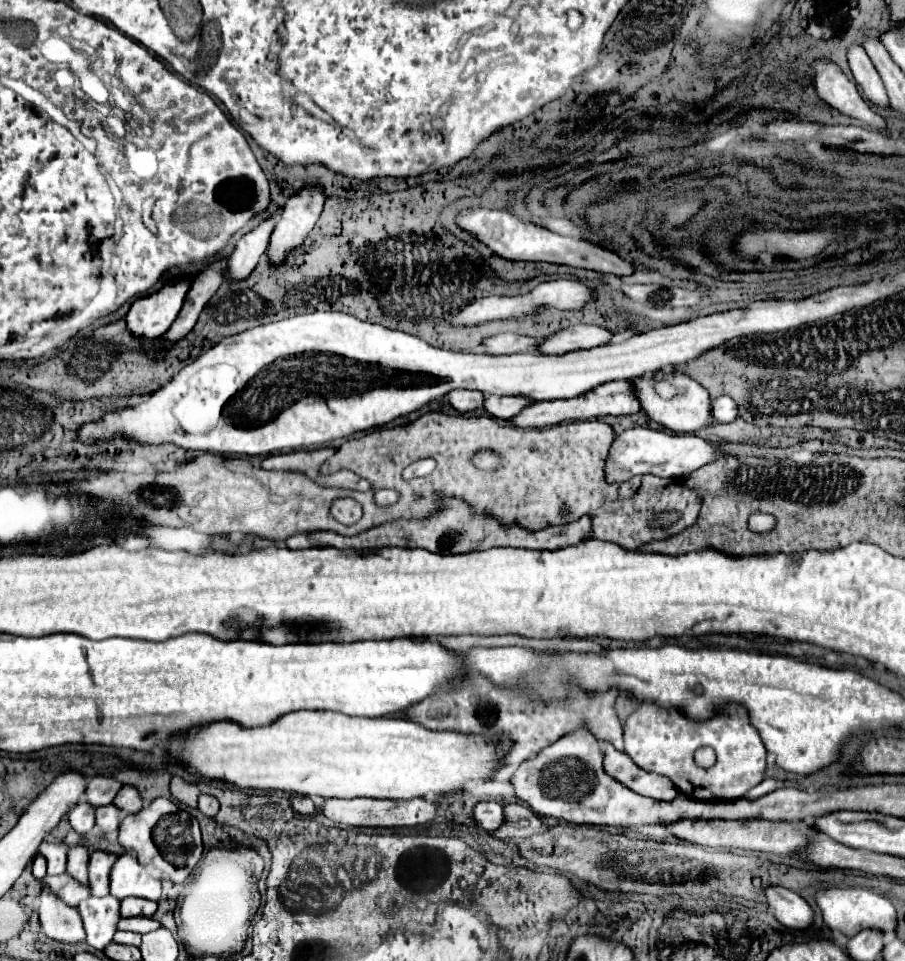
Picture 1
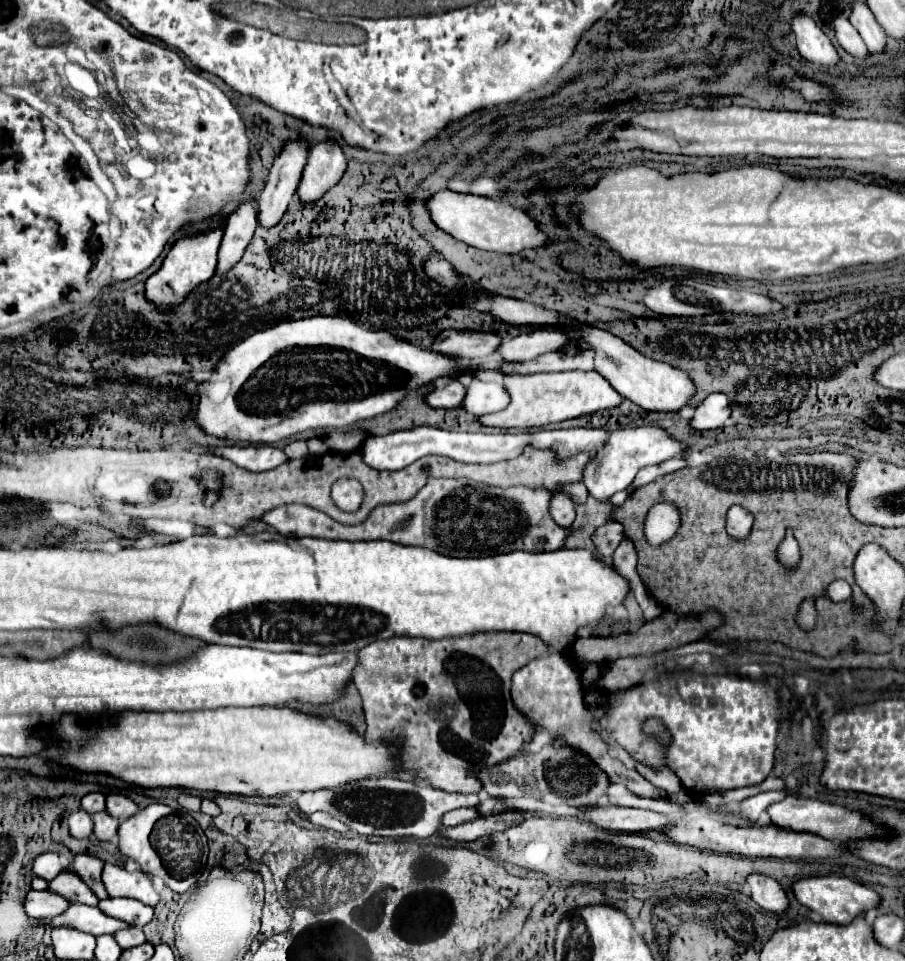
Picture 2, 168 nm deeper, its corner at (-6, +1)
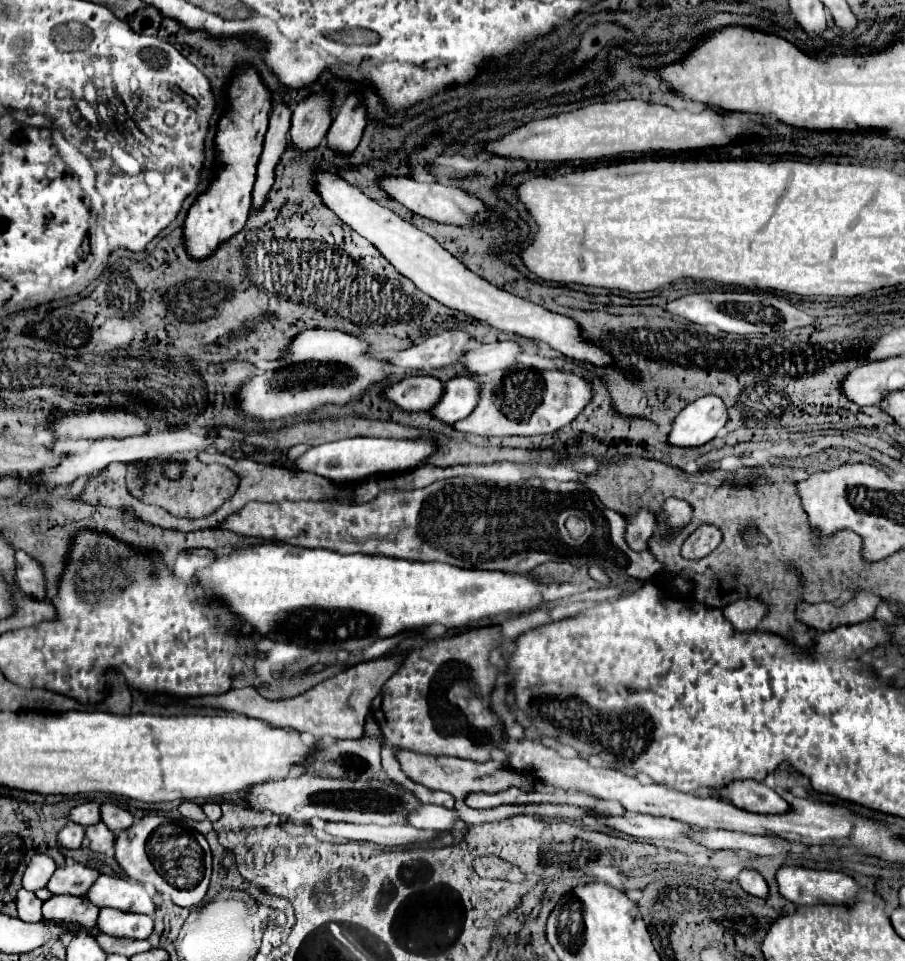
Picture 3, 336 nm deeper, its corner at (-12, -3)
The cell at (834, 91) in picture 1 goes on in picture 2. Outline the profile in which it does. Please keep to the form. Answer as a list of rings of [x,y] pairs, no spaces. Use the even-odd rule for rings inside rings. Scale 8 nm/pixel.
[[[800,12],[792,18],[792,32],[796,34],[798,52],[814,64],[824,68],[832,68],[838,64],[840,56],[832,46],[830,38],[820,30],[820,26],[812,20],[812,16]]]

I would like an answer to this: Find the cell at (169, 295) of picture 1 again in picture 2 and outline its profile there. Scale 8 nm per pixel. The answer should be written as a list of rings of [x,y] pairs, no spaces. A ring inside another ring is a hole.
[[[220,222],[220,226],[216,230],[210,232],[200,232],[200,234],[192,234],[192,236],[184,236],[180,240],[176,240],[170,248],[170,252],[166,254],[162,266],[158,268],[158,272],[154,272],[148,280],[146,280],[146,296],[160,306],[162,310],[168,310],[176,304],[180,304],[180,300],[184,298],[184,294],[188,294],[194,284],[200,284],[204,280],[208,280],[214,272],[216,272],[216,264],[218,264],[218,248],[222,242],[222,234],[224,234],[224,222]]]

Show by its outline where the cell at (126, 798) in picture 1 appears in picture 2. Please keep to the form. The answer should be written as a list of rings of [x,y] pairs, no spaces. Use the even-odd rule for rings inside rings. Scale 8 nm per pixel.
[[[108,794],[106,796],[106,812],[112,816],[112,818],[118,818],[118,820],[124,820],[124,818],[130,818],[138,812],[140,808],[126,796],[122,794]]]

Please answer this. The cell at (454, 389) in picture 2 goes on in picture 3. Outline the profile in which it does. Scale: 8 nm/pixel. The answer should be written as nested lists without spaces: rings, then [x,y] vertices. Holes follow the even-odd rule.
[[[412,376],[386,388],[386,398],[408,412],[430,412],[442,398],[444,384],[430,376]]]

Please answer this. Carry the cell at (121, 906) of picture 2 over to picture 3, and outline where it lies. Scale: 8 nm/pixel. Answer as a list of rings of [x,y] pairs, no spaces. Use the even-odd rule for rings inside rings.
[[[102,908],[98,916],[98,928],[104,934],[120,938],[148,938],[154,930],[152,916],[118,912],[116,908]]]

